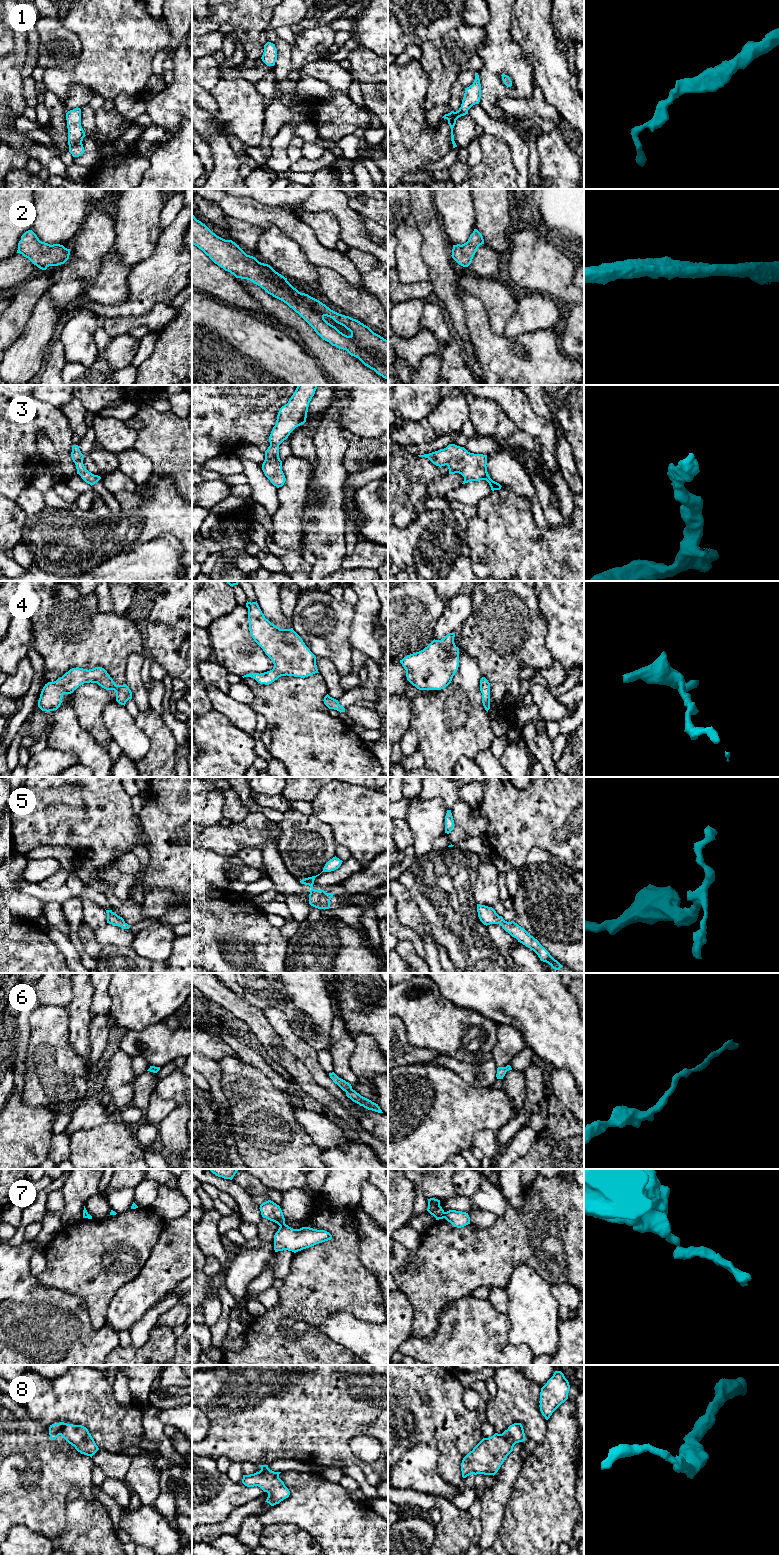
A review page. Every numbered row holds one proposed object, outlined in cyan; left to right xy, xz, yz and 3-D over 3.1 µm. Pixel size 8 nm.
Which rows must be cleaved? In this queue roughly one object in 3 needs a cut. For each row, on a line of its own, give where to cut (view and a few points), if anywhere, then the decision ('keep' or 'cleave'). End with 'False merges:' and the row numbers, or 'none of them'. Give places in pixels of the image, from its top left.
1: no cut | keep
2: no cut | keep
3: no cut | keep
4: no cut | keep
5: no cut | keep
6: no cut | keep
7: yz (445, 1212), (443, 1217) | cleave
8: no cut | keep
False merges: 7

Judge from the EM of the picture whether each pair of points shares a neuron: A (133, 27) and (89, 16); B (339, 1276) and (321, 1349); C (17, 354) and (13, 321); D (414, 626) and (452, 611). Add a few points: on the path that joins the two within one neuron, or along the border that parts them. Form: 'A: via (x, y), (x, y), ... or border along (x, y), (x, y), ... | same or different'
A: via (122, 27), (117, 27), (106, 16), (100, 16) | same
B: via (309, 1298), (280, 1316), (274, 1326), (291, 1349) | same
C: border along (28, 319), (24, 329), (10, 346) | different
D: border along (445, 601), (443, 613), (435, 625), (433, 637) | different

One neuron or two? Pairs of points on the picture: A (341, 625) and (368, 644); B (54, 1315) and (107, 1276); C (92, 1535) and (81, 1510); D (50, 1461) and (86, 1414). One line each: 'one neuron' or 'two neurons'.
A: two neurons
B: two neurons
C: one neuron
D: two neurons

